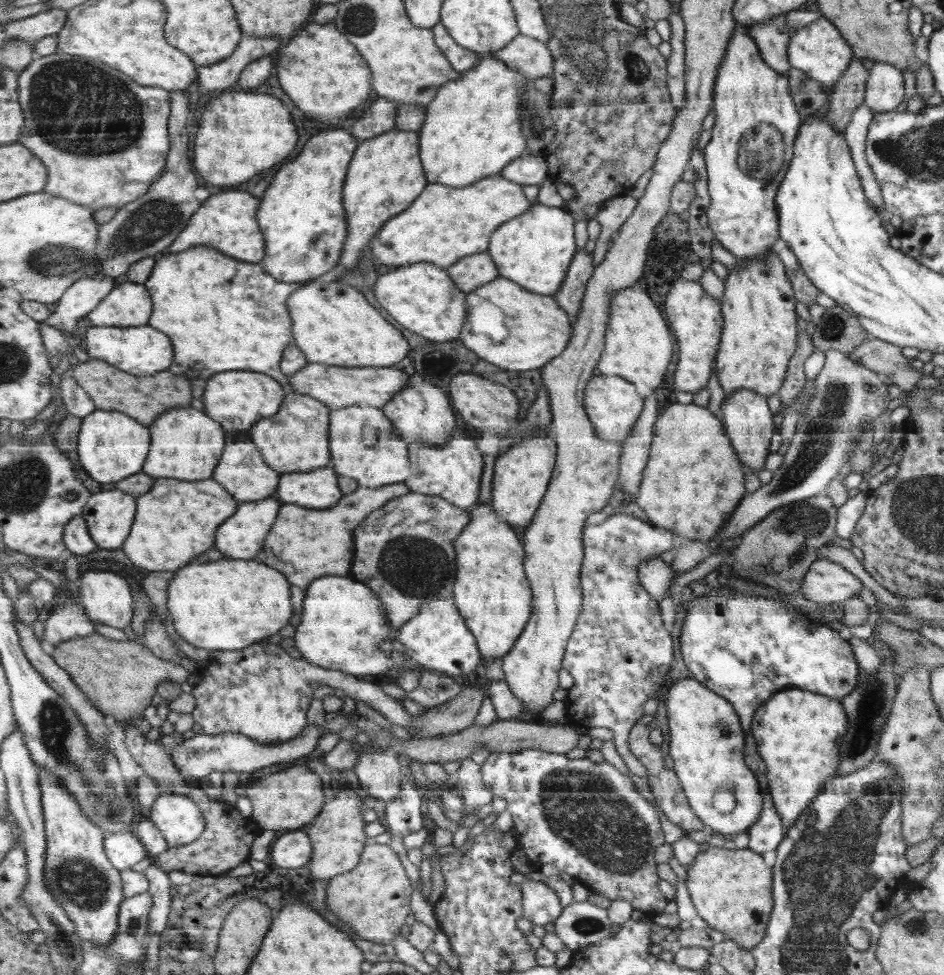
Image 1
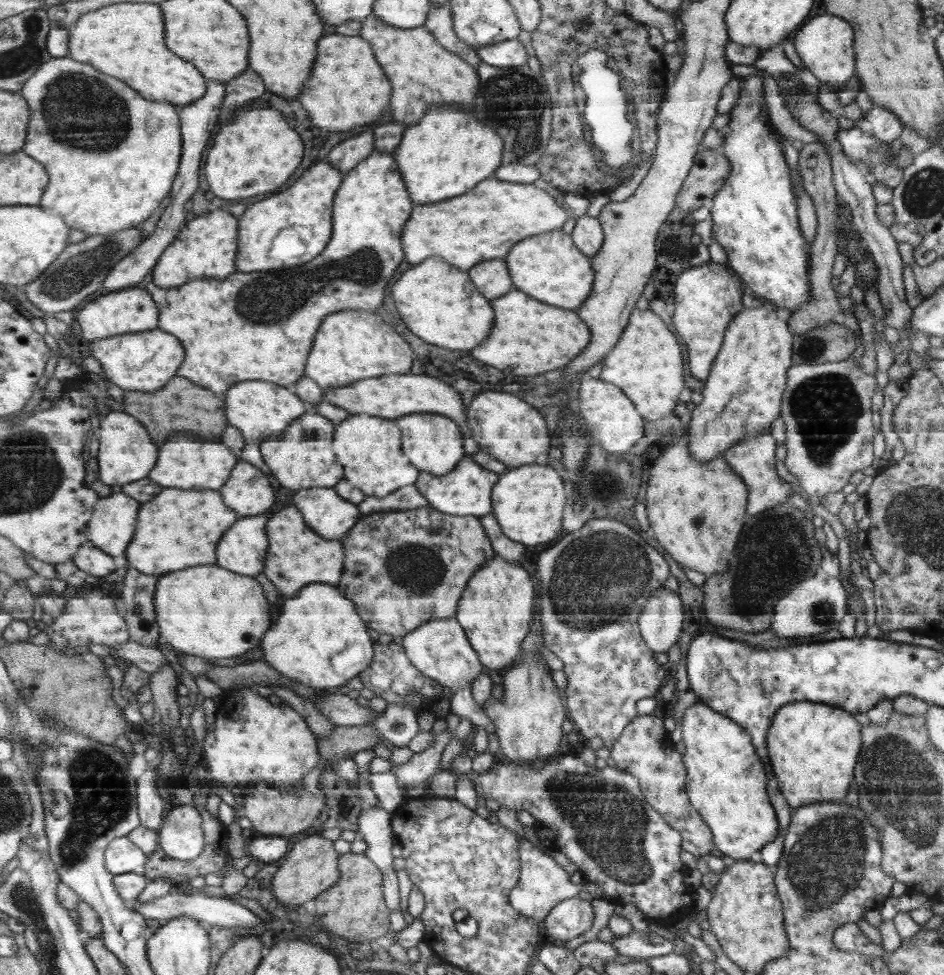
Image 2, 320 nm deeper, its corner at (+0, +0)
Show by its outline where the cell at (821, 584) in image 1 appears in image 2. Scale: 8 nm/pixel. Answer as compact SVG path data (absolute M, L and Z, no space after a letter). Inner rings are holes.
M819 571L812 578L800 582L792 588L788 595L784 595L775 604L774 620L768 627L778 638L792 638L794 636L810 636L826 633L839 628L839 622L848 611L848 595L839 578L832 578Z

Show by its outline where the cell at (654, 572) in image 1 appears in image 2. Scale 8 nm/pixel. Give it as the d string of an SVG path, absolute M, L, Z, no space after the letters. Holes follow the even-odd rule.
M662 587L652 593L639 616L639 628L648 648L668 652L682 632L684 611L678 592Z

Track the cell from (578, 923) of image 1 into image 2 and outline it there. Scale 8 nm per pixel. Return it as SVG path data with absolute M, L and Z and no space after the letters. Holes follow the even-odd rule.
M578 896L571 899L563 900L562 903L556 904L554 910L550 912L547 919L542 921L546 929L546 935L549 941L561 940L568 941L585 934L592 927L594 920L593 906L590 901L583 900Z

